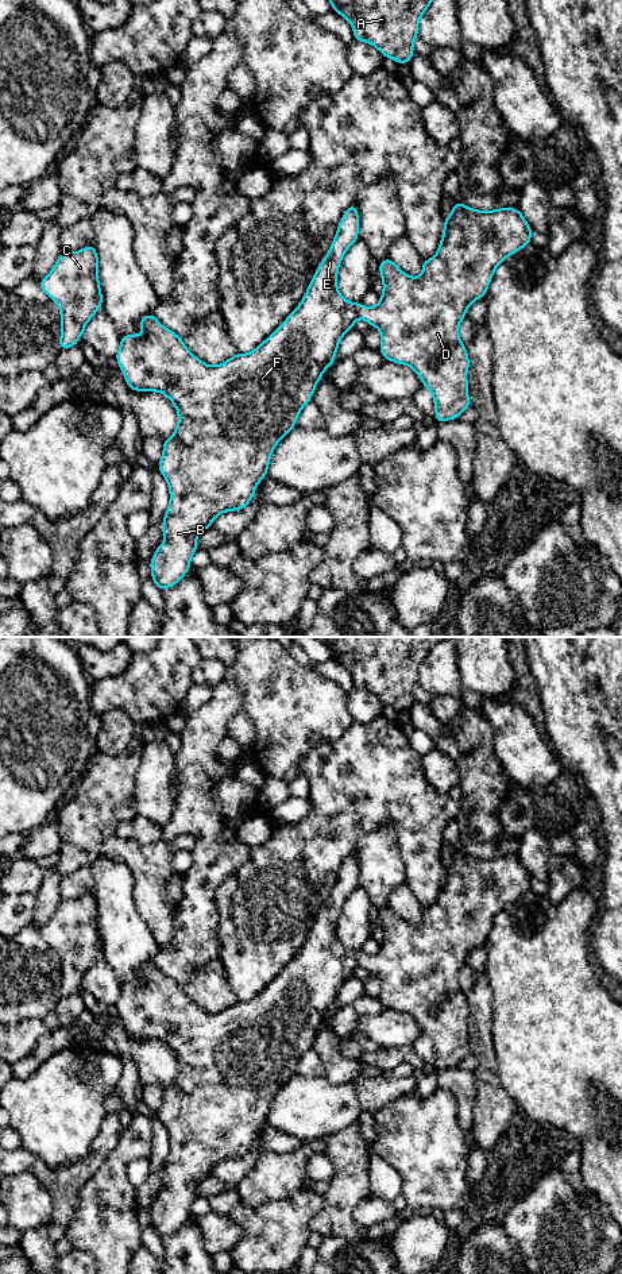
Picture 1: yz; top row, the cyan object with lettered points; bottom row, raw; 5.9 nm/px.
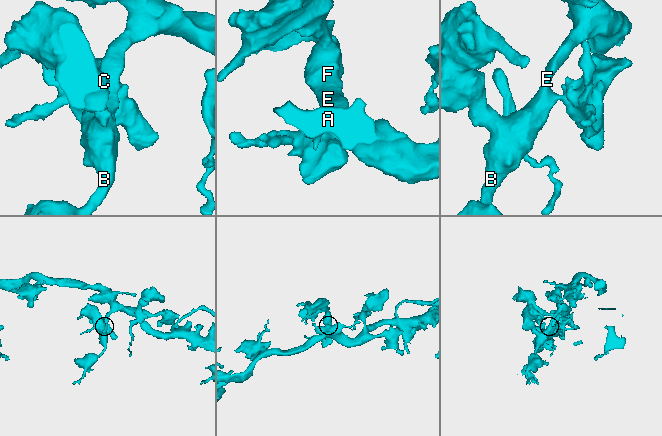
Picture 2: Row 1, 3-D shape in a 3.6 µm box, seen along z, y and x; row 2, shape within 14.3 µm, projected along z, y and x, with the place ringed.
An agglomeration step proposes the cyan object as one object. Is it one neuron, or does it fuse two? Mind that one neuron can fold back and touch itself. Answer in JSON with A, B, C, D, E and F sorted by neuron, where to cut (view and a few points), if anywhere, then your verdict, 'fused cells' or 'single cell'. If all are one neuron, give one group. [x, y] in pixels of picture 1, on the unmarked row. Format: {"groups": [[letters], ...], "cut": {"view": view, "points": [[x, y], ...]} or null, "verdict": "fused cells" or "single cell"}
{"groups": [["A", "B", "C", "D", "E", "F"]], "cut": null, "verdict": "single cell"}

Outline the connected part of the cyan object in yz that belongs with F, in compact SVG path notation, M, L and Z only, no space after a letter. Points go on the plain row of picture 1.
M459 850L453 853L452 860L449 864L444 868L444 880L441 884L440 893L437 896L437 900L433 906L428 908L422 908L422 920L418 926L410 924L402 918L399 918L394 910L387 906L379 910L379 918L380 918L380 926L383 930L383 941L380 943L380 949L376 954L362 954L359 950L351 950L341 945L339 937L337 937L337 919L340 915L340 910L345 902L345 899L358 888L359 881L359 862L356 857L356 852L352 852L343 862L336 884L329 895L328 902L318 912L313 927L310 933L308 934L308 938L300 950L300 953L295 956L295 958L287 964L287 966L264 988L262 989L254 999L248 1001L236 1001L224 1011L219 1014L209 1014L198 1008L194 1001L192 1001L186 993L183 992L182 987L177 984L173 978L165 976L155 965L155 962L147 962L146 965L140 966L139 973L143 978L140 984L138 982L125 982L120 985L120 996L116 1001L116 1008L119 1011L119 1015L127 1028L127 1032L134 1039L159 1039L163 1043L166 1043L175 1054L178 1059L178 1073L174 1077L174 1082L165 1088L163 1090L163 1100L162 1107L158 1111L158 1116L161 1121L167 1128L169 1139L170 1139L170 1150L169 1155L166 1158L166 1162L163 1165L162 1171L162 1180L165 1185L165 1190L161 1192L151 1209L151 1225L155 1231L155 1234L159 1238L169 1236L175 1234L183 1223L190 1217L190 1207L192 1202L198 1197L198 1193L196 1190L197 1184L205 1178L206 1175L210 1175L213 1167L224 1161L224 1159L235 1159L244 1157L252 1147L252 1143L260 1130L262 1126L267 1123L268 1112L270 1112L270 1104L275 1097L275 1093L295 1074L297 1065L301 1059L301 1057L312 1049L313 1039L322 1024L324 1019L332 1014L335 1008L335 1003L339 996L339 991L341 985L354 976L354 972L358 966L366 968L370 973L375 974L380 981L380 1001L383 1003L385 1008L391 1008L394 1011L399 1011L403 1014L412 1015L416 1022L422 1028L424 1034L432 1041L433 1049L434 1049L434 1057L436 1057L436 1070L440 1069L448 1069L457 1066L465 1057L468 1057L470 1053L470 1045L468 1045L468 1030L467 1030L467 1019L470 1015L470 1007L467 1003L465 993L461 991L461 987L459 985L459 972L465 965L468 954L476 949L478 946L483 946L487 935L491 930L492 922L495 916L509 904L515 902L518 897L524 896L530 891L532 887L532 876L525 869L524 862L517 856L501 856L495 858L476 858L472 856L468 856L465 852Z

